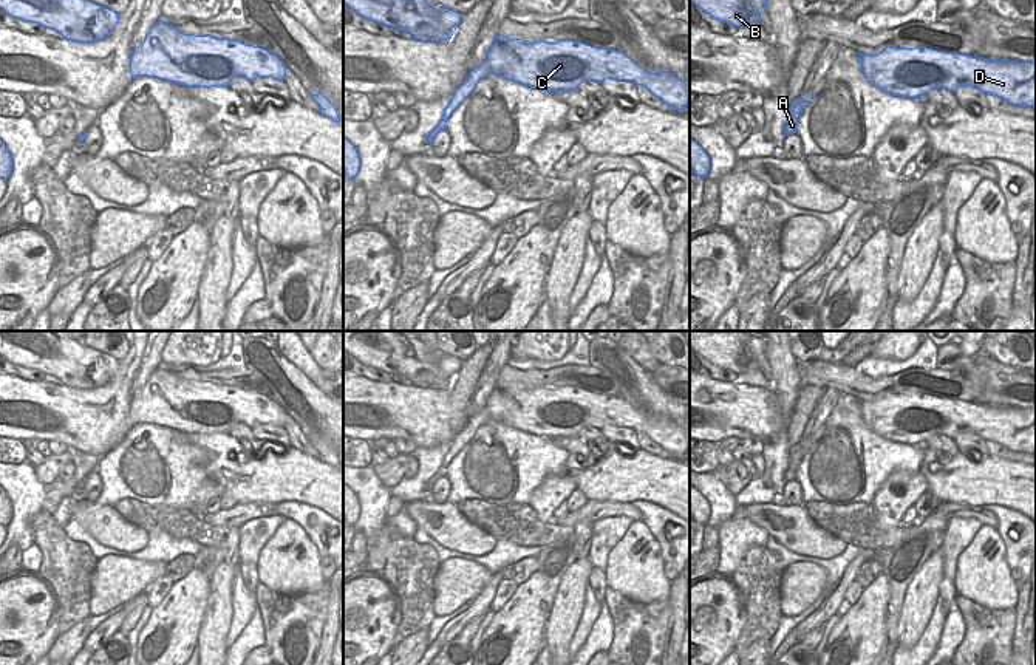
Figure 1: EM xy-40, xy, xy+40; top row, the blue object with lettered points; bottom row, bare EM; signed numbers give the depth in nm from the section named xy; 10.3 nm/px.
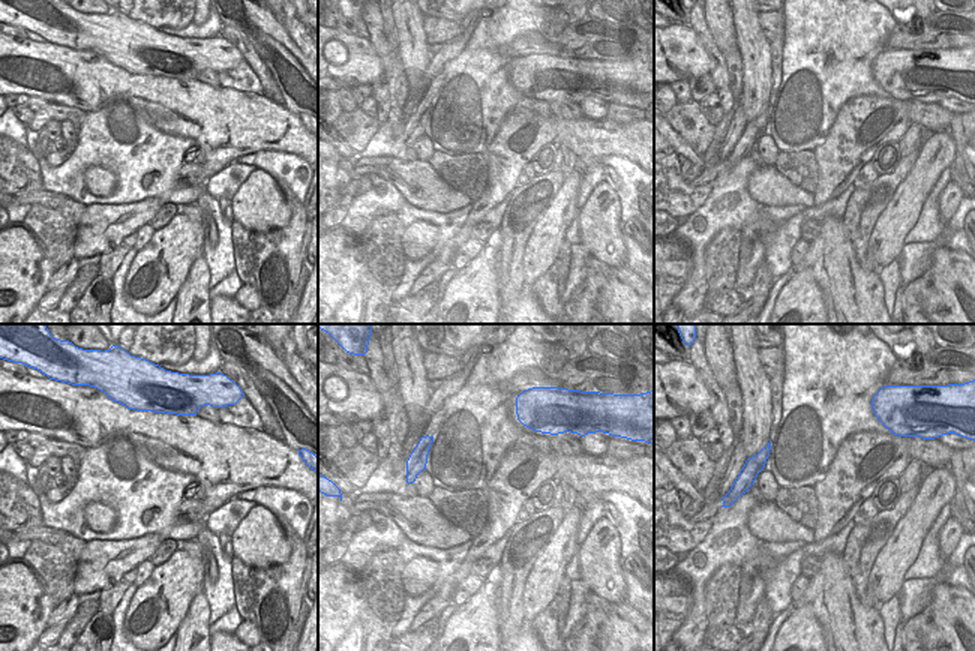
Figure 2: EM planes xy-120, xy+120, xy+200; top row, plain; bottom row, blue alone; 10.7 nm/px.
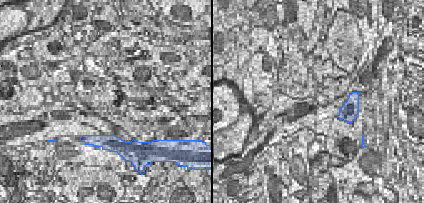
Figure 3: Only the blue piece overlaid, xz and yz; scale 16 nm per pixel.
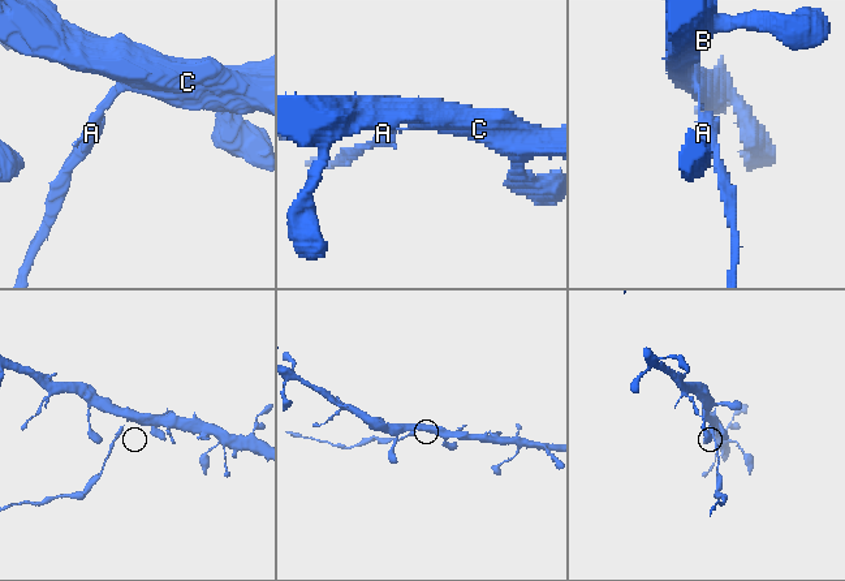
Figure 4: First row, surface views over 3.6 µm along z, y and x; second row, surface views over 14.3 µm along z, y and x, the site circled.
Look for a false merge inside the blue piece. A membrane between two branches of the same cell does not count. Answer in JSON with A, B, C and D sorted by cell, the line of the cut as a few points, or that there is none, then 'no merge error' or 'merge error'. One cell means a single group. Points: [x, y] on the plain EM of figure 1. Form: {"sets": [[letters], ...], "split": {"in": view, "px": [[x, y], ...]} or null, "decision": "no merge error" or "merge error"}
{"sets": [["A"], ["B", "C", "D"]], "split": {"in": "xy", "px": [[466, 426], [475, 430]]}, "decision": "merge error"}

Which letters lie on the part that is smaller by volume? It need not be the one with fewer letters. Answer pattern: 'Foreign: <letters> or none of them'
Foreign: A

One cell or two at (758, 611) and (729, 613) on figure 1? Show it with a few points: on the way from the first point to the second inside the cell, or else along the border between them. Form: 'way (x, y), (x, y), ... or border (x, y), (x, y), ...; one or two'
border (732, 579), (746, 610), (746, 624), (736, 645); two

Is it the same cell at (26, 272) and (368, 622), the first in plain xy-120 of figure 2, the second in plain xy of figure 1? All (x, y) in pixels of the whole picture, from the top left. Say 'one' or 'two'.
one

